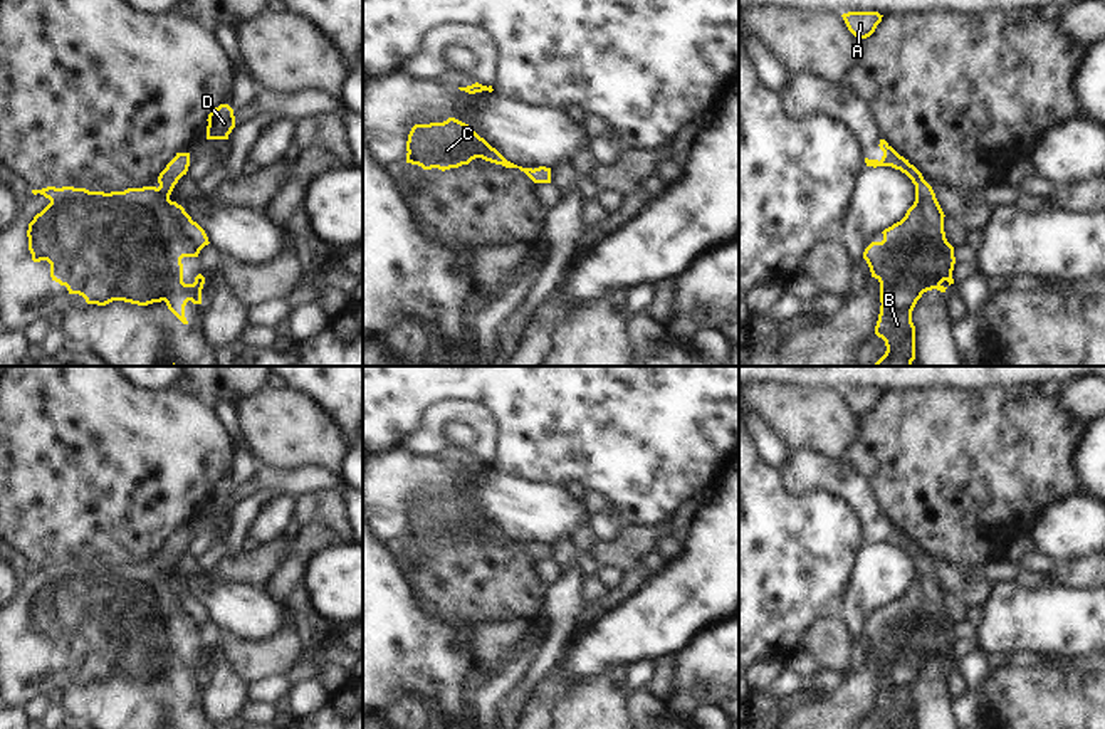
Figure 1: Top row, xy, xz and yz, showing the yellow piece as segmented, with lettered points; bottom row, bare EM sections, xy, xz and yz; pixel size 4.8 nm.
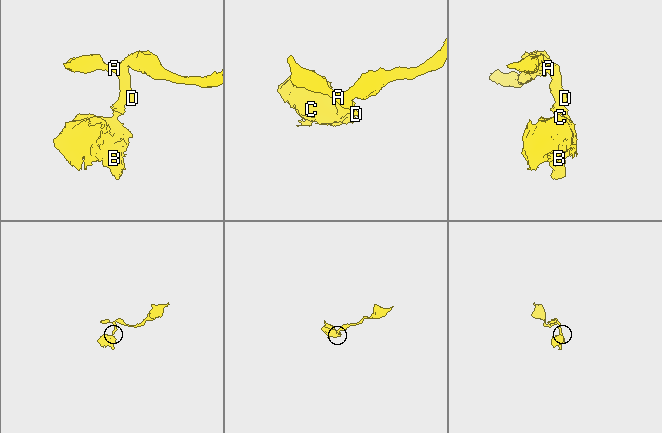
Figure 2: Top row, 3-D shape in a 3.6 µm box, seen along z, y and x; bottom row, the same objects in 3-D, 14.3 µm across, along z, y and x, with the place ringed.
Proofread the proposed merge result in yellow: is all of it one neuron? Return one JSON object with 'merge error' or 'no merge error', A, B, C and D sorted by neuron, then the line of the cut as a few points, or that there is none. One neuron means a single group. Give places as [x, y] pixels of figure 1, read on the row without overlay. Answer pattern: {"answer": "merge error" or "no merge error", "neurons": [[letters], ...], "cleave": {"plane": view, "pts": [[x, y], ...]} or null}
{"answer": "no merge error", "neurons": [["A", "B", "C", "D"]], "cleave": null}

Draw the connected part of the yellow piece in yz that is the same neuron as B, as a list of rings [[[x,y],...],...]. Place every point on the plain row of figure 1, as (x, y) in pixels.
[[[880,516],[882,536],[865,534],[867,543],[892,543],[915,561],[915,578],[905,593],[885,605],[882,618],[865,628],[872,653],[880,658],[880,690],[875,711],[885,717],[885,729],[915,729],[912,687],[924,669],[945,669],[954,660],[954,623],[944,608],[944,588],[922,549]]]

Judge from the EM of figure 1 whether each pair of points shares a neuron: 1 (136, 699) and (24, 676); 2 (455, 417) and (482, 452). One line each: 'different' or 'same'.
1: same
2: same

